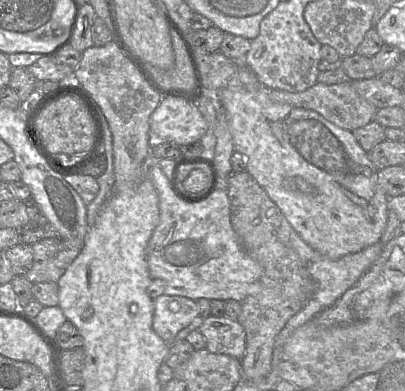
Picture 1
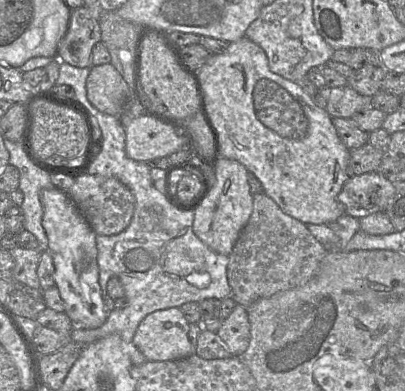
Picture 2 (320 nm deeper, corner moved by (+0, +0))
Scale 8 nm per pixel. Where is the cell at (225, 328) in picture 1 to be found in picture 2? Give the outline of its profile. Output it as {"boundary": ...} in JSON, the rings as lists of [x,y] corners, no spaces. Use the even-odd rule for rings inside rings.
{"boundary":[[[236,304],[216,333],[232,356],[241,357],[250,343],[250,321],[247,309]]]}

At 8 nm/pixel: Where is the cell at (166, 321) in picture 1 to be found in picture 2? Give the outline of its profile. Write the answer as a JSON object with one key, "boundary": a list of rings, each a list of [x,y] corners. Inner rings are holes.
{"boundary":[[[178,307],[157,310],[148,314],[139,324],[134,345],[147,361],[172,361],[195,353],[188,337],[190,324]]]}

